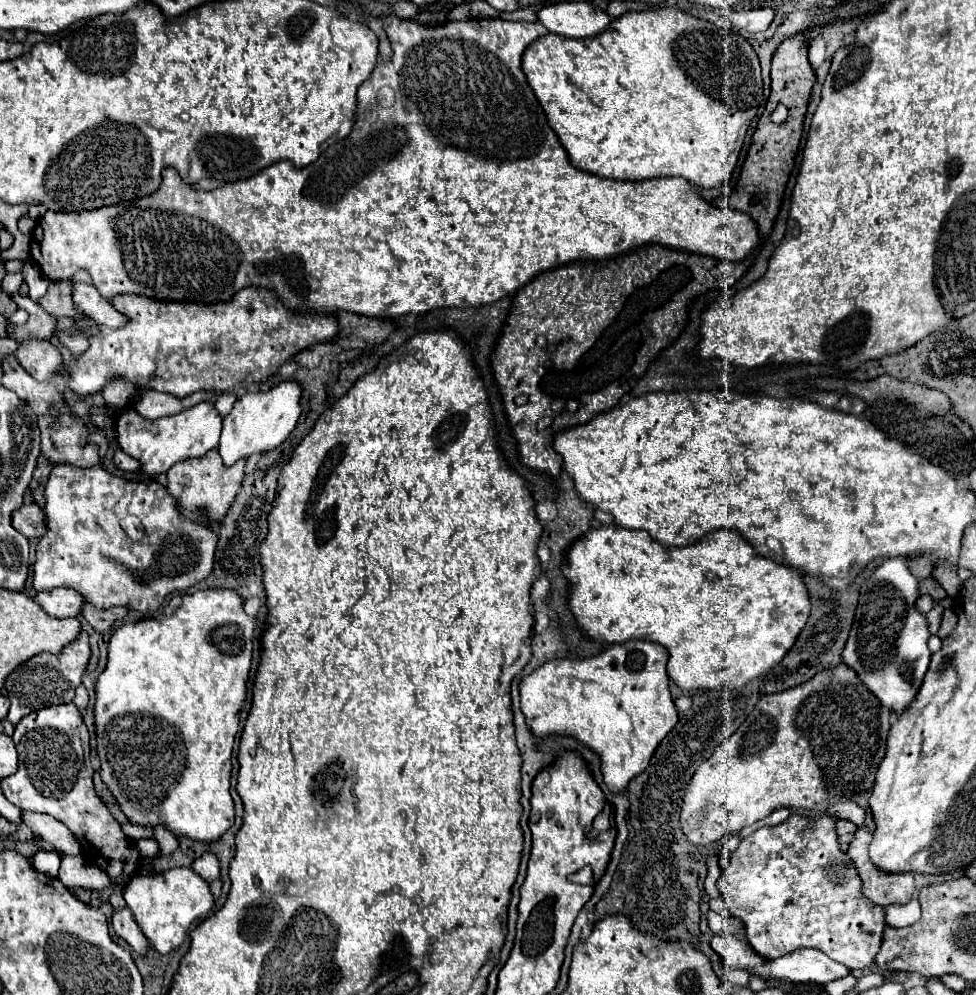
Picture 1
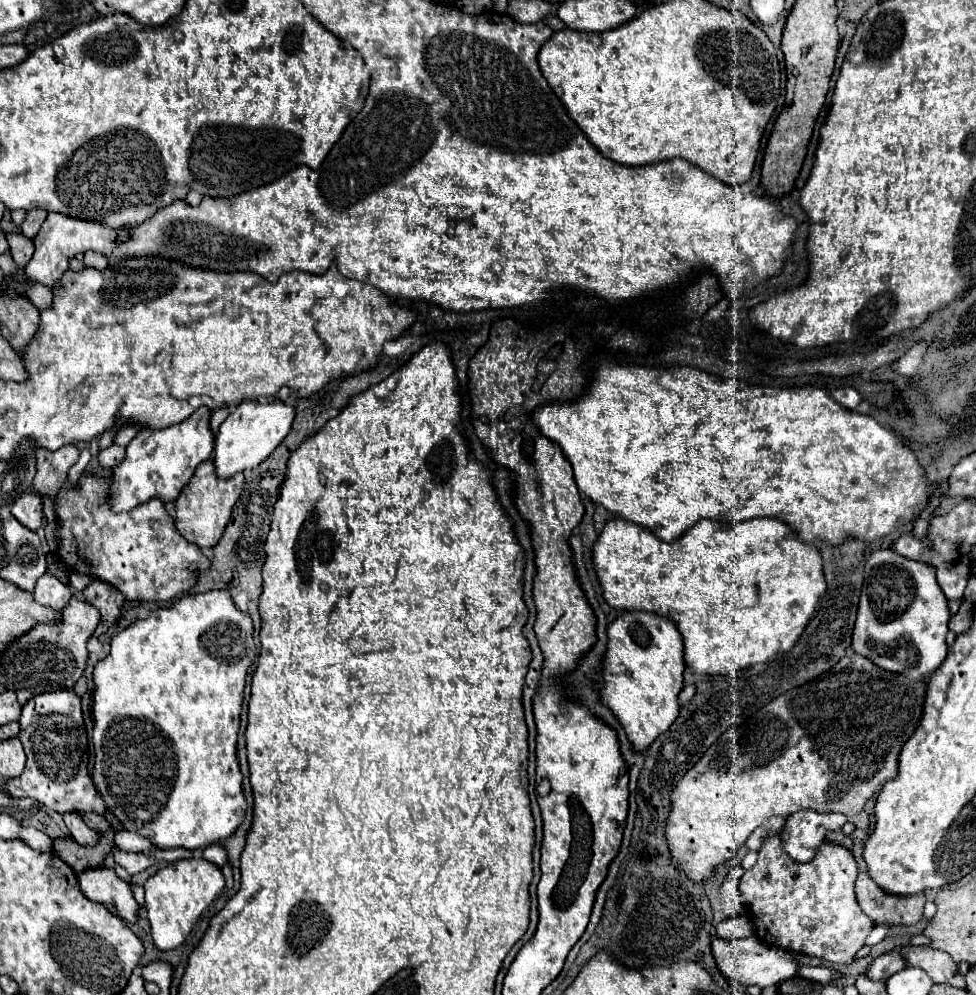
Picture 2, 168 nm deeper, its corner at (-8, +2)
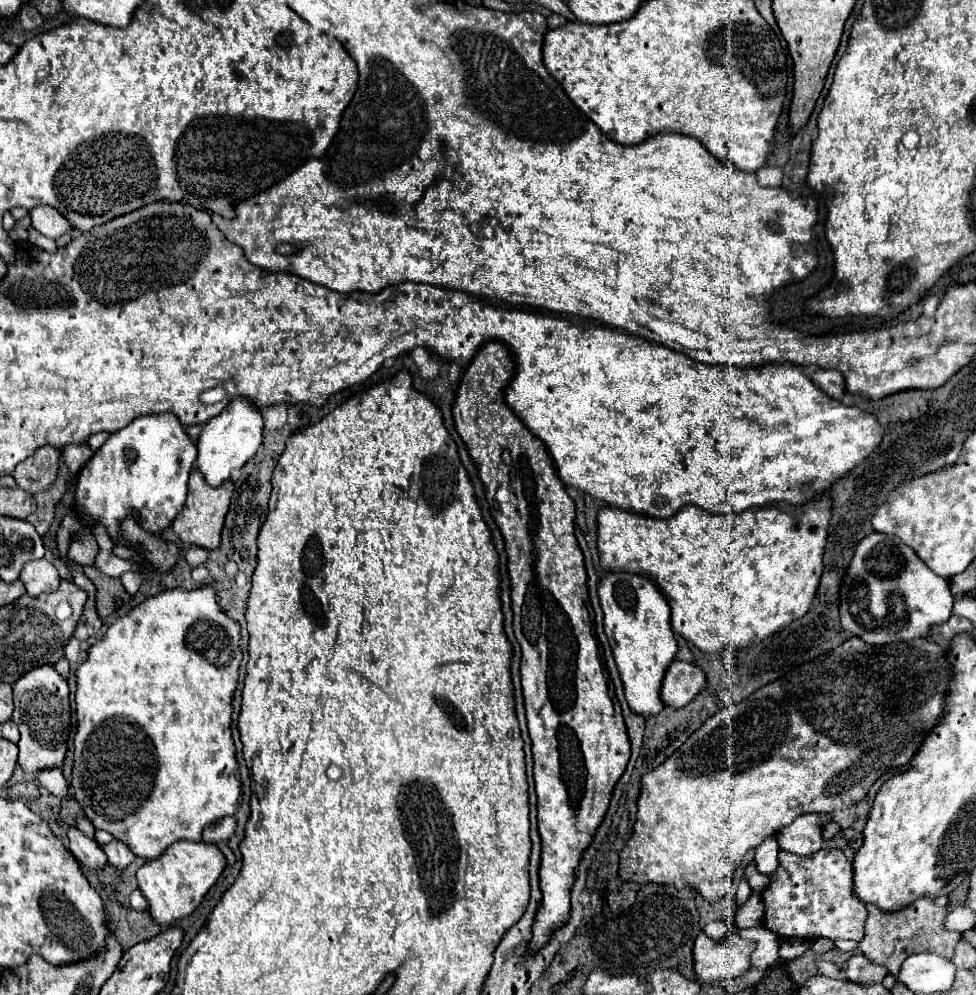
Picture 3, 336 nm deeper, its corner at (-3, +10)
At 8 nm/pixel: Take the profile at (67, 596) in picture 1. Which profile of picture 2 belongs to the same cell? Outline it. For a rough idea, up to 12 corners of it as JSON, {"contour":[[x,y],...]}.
{"contour":[[52,574],[38,578],[38,604],[62,610],[72,598],[68,584]]}

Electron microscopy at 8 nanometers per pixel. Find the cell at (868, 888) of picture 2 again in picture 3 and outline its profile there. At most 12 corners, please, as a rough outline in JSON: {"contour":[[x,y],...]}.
{"contour":[[931,898],[869,916],[859,950],[893,976],[919,952],[953,958],[959,932]]}

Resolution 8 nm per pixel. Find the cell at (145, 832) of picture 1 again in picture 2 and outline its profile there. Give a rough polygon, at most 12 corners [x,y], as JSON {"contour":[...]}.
{"contour":[[78,812],[86,826],[98,834],[108,830],[104,816]]}

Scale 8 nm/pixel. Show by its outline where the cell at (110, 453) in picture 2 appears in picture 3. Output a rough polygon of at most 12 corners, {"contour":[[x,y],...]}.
{"contour":[[87,442],[65,446],[71,474],[77,474],[93,456]]}

